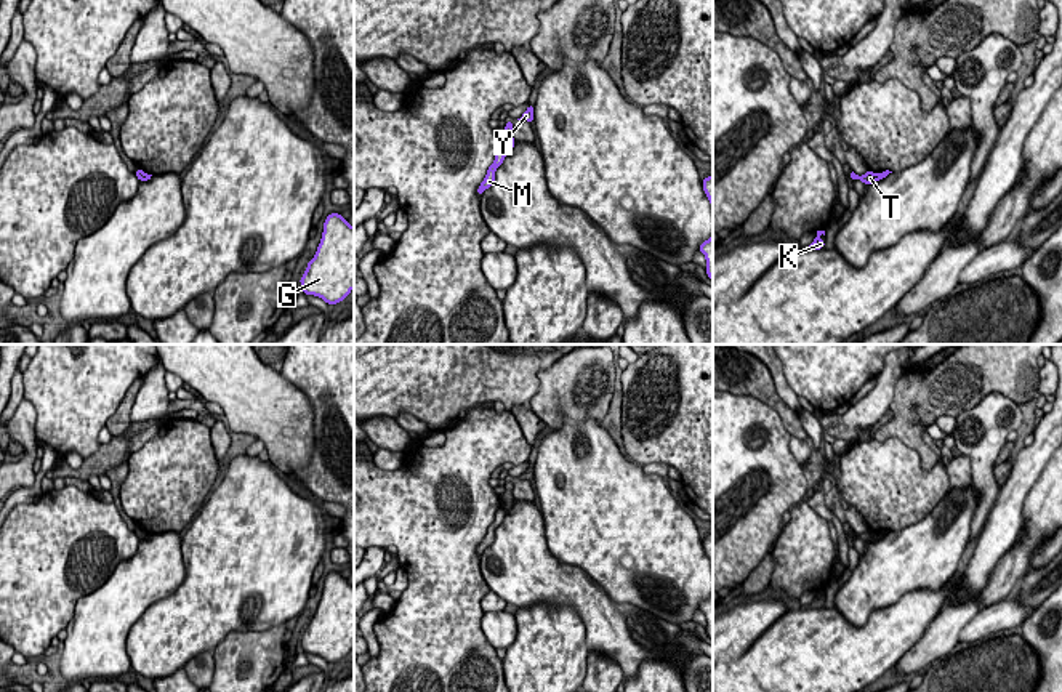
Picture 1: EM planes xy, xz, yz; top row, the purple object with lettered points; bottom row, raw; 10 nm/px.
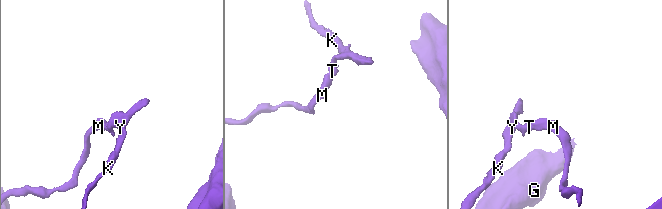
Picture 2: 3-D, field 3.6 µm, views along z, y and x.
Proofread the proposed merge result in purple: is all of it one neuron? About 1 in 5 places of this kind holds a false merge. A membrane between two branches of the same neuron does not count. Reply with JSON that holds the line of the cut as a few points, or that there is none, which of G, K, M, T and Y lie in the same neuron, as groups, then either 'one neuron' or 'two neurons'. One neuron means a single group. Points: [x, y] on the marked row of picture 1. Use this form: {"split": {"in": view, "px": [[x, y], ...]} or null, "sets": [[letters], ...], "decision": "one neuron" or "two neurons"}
{"split": {"in": "xz", "px": [[502, 148], [505, 152]]}, "sets": [["G", "M"], ["K", "T", "Y"]], "decision": "two neurons"}

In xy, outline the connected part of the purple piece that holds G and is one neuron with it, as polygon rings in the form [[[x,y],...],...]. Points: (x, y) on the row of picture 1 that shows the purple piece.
[[[330,213],[317,251],[300,279],[304,295],[338,304],[354,288],[354,227],[340,213]]]

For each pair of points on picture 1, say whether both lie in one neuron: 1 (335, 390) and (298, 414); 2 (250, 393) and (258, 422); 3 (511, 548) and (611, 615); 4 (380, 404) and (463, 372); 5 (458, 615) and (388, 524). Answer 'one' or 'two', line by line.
1: two
2: one
3: one
4: one
5: one

